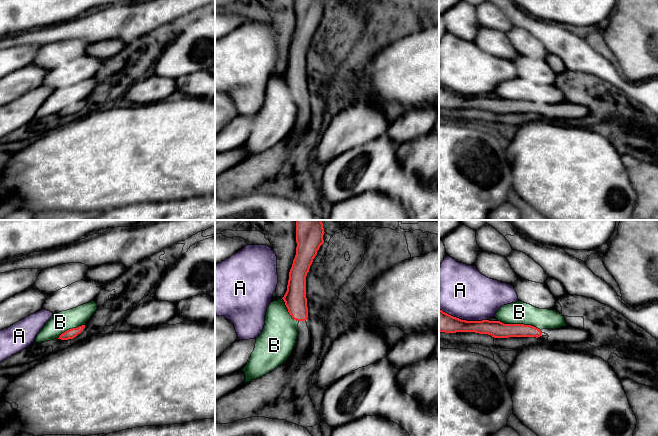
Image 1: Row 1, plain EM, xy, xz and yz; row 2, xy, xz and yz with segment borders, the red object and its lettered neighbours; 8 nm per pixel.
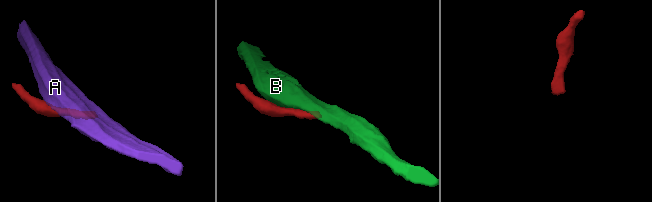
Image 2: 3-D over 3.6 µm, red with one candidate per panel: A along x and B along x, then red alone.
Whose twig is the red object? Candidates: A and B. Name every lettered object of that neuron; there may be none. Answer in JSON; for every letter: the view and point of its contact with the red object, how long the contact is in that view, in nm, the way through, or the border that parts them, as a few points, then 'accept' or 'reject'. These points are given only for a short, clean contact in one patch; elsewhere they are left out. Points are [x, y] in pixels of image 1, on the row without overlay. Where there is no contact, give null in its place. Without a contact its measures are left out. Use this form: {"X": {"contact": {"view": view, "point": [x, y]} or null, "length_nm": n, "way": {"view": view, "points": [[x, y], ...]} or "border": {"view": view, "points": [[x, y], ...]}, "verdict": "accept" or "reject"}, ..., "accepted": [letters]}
{"A": {"contact": {"view": "yz", "point": [463, 96]}, "length_nm": 400, "border": {"view": "yz", "points": [[439, 84], [461, 95], [486, 96]]}, "verdict": "reject"}, "B": {"contact": {"view": "yz", "point": [519, 100]}, "length_nm": 360, "border": {"view": "yz", "points": [[498, 96], [504, 99], [530, 100], [540, 105]]}, "verdict": "reject"}, "accepted": []}

